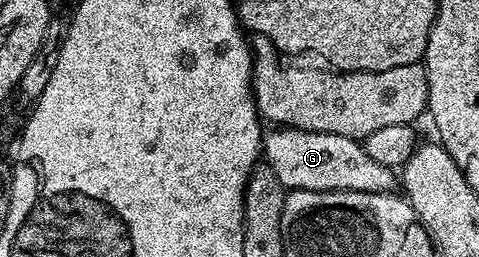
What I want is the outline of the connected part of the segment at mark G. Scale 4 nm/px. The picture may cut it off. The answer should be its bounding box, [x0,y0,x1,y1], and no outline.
[263,127,398,192]

